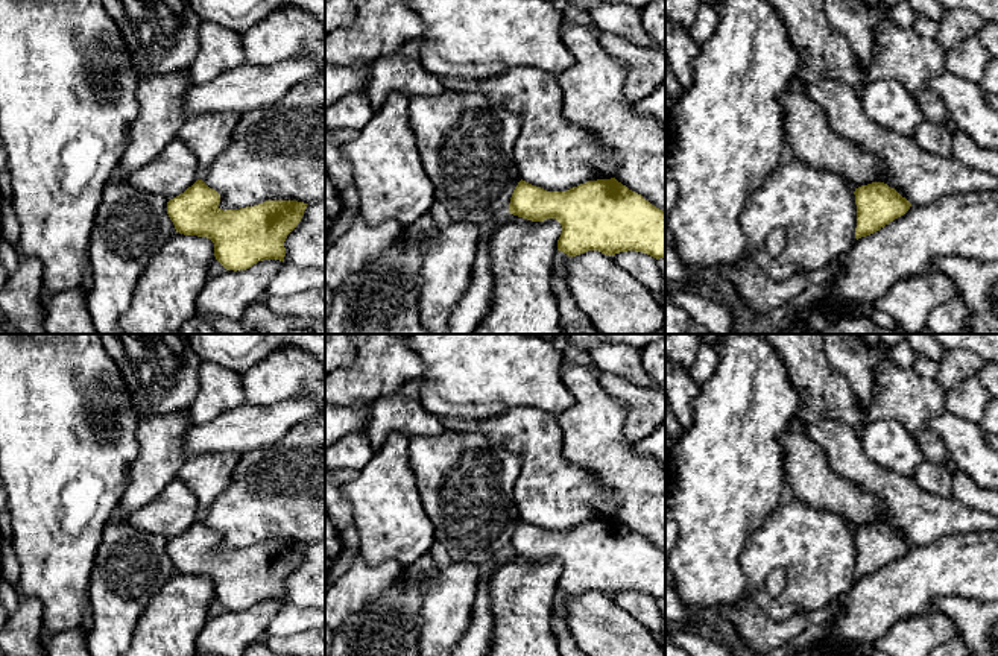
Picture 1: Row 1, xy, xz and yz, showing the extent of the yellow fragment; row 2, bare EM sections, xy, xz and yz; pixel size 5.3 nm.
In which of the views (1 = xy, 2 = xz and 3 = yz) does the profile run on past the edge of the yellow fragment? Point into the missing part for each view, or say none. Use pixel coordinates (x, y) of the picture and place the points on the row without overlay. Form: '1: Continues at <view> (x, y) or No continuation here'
1: No continuation here
2: No continuation here
3: No continuation here

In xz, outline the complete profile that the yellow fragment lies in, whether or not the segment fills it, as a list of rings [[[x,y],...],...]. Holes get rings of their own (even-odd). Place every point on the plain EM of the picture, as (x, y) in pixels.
[[[615,518],[588,521],[567,531],[547,531],[521,519],[512,533],[509,553],[532,562],[556,559],[562,566],[557,591],[568,597],[588,591],[598,591],[609,597],[635,591],[656,600],[665,598],[665,551]]]

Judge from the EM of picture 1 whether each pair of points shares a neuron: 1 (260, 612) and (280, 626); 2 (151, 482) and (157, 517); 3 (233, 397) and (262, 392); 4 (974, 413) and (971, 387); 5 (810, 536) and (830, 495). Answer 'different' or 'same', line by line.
1: different
2: different
3: different
4: same
5: different

